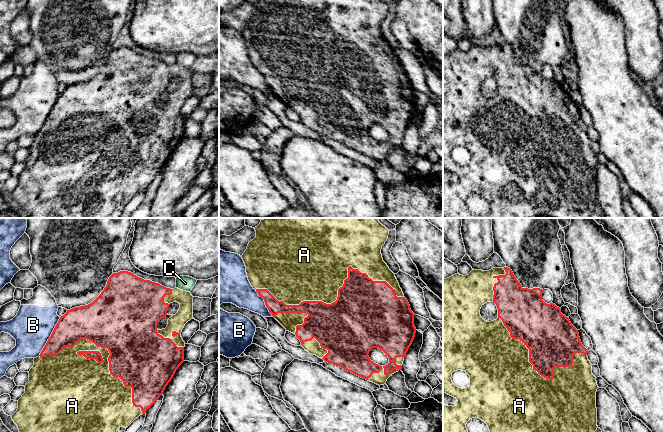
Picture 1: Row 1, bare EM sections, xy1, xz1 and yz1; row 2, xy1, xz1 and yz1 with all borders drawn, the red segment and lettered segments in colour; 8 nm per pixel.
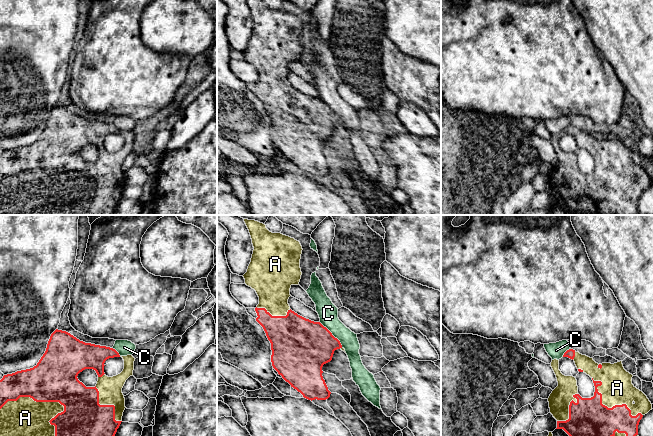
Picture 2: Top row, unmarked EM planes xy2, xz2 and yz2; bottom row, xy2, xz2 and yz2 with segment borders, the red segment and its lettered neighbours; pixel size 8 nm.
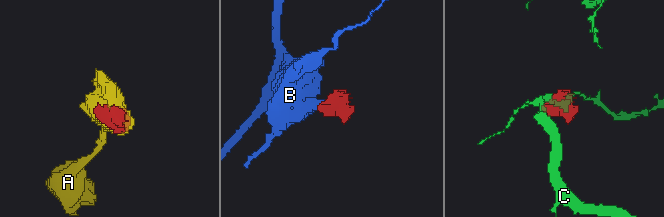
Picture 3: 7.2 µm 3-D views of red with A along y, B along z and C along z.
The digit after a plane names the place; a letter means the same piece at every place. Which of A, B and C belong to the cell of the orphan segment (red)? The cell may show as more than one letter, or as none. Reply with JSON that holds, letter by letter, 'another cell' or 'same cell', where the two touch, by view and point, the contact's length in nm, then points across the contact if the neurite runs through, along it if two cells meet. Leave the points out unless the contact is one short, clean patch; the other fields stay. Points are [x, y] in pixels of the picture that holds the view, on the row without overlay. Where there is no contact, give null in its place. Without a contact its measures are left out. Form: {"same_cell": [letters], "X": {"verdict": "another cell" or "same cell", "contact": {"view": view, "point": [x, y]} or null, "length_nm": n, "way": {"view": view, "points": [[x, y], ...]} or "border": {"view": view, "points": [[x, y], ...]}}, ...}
{"same_cell": ["A"], "A": {"verdict": "same cell", "contact": {"view": "xz1", "point": [338, 70]}, "length_nm": 1200}, "B": {"verdict": "another cell", "contact": {"view": "xy1", "point": [50, 112]}, "length_nm": 360}, "C": {"verdict": "another cell", "contact": {"view": "xz2", "point": [331, 110]}, "length_nm": 280, "border": {"view": "xz2", "points": [[319, 98], [339, 117], [342, 123]]}}}

